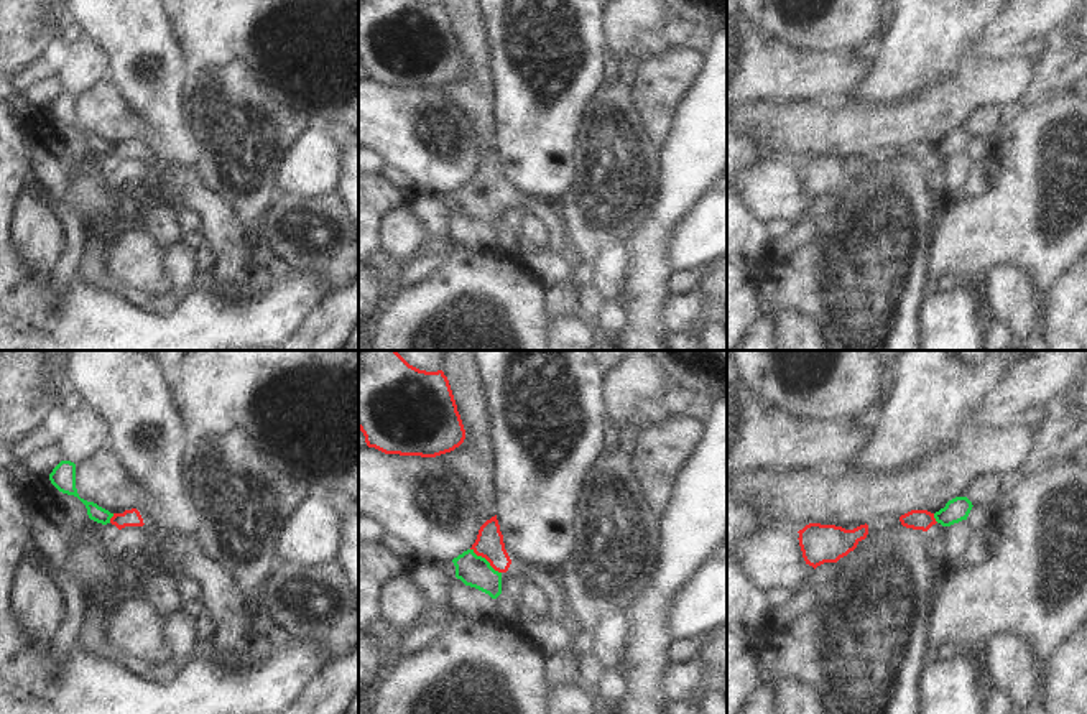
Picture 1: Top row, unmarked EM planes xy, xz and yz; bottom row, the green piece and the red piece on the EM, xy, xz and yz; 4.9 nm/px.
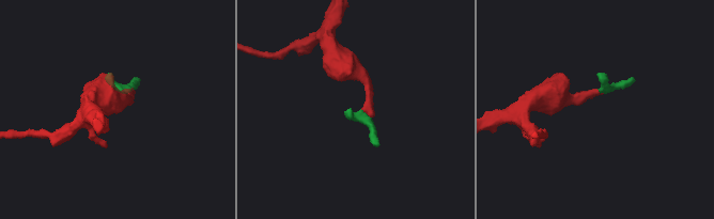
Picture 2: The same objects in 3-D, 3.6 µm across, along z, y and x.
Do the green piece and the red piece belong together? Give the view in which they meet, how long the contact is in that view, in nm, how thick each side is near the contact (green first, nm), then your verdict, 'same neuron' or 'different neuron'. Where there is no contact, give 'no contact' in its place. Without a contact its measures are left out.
xz | 200 nm | 160/140 nm | same neuron

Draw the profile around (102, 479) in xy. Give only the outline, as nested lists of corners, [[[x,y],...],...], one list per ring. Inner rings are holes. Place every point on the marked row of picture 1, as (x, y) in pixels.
[[[112,449],[97,451],[76,464],[76,489],[81,498],[110,513],[141,510],[148,500],[146,490],[130,477]]]

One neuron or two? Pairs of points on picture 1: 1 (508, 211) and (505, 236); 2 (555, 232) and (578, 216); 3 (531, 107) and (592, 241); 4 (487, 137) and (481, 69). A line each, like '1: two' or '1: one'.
1: one
2: two
3: two
4: one

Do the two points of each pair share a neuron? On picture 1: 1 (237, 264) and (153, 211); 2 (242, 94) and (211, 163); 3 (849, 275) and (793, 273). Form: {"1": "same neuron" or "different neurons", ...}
{"1": "different neurons", "2": "same neuron", "3": "same neuron"}

